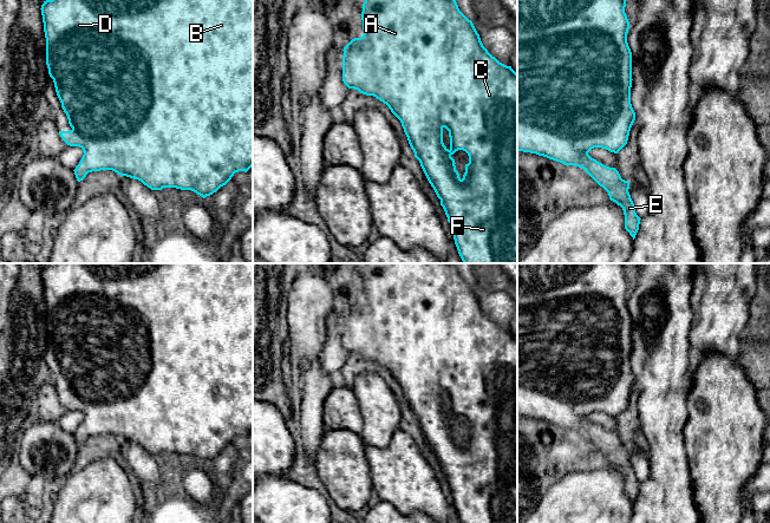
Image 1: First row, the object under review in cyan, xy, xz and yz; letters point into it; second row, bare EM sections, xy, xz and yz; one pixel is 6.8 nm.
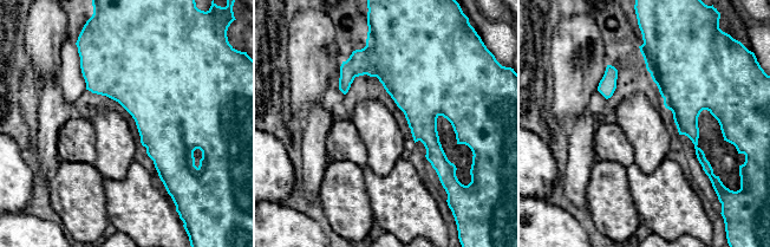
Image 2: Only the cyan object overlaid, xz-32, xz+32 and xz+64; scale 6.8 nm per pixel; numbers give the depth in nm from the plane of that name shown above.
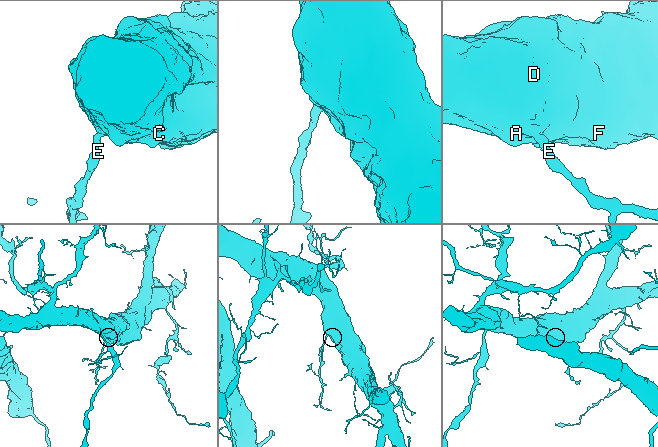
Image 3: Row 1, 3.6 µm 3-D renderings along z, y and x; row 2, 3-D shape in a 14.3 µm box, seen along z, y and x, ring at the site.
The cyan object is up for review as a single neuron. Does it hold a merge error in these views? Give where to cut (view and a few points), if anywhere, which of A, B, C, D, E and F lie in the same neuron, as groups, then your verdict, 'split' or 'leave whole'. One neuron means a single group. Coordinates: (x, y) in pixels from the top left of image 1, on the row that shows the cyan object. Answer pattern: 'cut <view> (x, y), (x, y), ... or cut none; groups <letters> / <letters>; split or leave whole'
cut none; groups A B C D E F; leave whole

